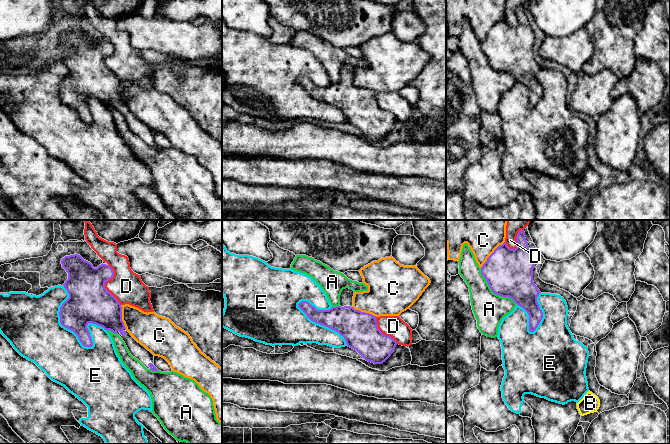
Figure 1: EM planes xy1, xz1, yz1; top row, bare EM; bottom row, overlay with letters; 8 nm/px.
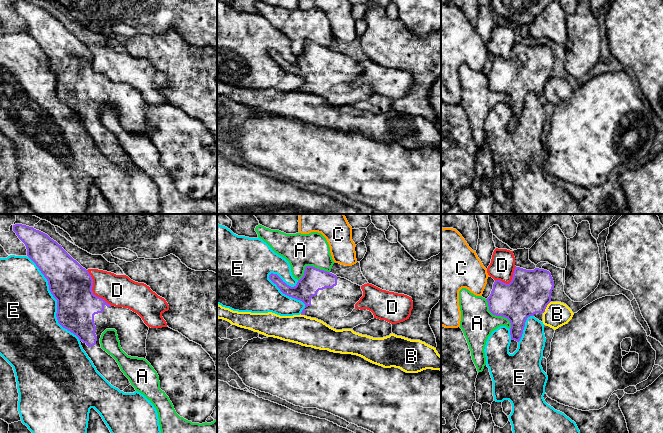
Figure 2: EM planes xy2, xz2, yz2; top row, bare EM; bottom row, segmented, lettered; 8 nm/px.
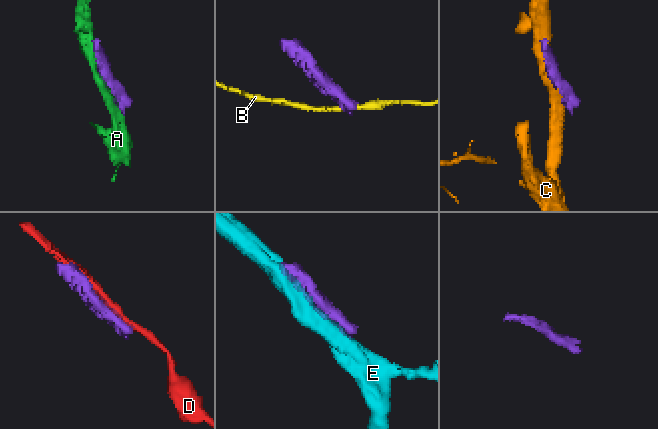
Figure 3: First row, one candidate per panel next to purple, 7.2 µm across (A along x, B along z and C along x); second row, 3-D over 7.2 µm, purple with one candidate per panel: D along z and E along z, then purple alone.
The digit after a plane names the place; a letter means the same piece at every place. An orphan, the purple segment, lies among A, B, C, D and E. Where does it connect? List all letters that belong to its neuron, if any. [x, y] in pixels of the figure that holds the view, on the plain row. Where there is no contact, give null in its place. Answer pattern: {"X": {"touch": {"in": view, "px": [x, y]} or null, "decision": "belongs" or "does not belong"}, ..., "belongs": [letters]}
{"A": {"touch": {"in": "yz1", "px": [493, 68]}, "decision": "does not belong"}, "B": {"touch": {"in": "yz2", "px": [546, 82]}, "decision": "does not belong"}, "C": {"touch": {"in": "yz1", "px": [491, 30]}, "decision": "does not belong"}, "D": {"touch": {"in": "xy1", "px": [104, 60]}, "decision": "does not belong"}, "E": {"touch": {"in": "xy1", "px": [60, 97]}, "decision": "does not belong"}, "belongs": []}

